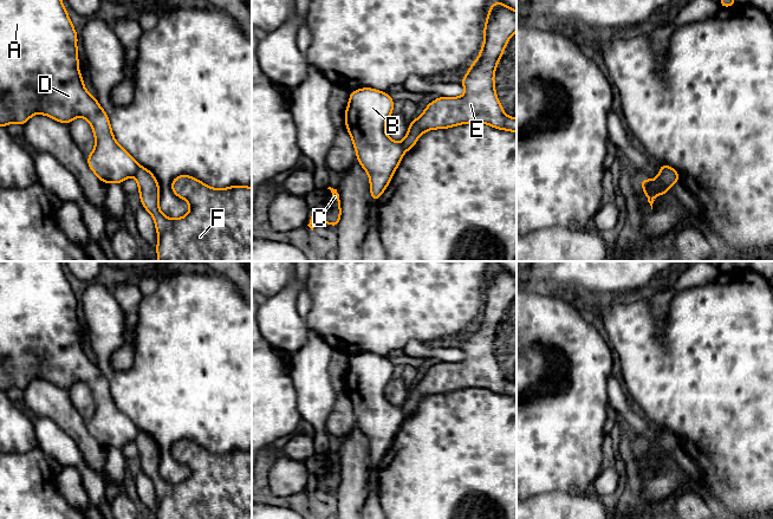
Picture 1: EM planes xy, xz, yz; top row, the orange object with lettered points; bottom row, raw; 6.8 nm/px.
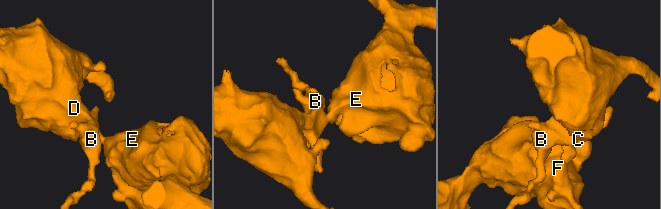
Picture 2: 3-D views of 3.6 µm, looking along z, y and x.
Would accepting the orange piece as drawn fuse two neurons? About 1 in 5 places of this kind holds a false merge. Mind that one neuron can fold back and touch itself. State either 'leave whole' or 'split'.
split

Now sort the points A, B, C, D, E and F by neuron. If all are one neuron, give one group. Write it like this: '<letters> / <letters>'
A B C D / E F

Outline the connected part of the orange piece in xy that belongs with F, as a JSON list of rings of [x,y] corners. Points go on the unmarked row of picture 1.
[[[139,430],[135,442],[142,472],[155,486],[157,519],[252,519],[252,452],[214,454],[190,440],[178,440],[170,452],[174,460],[189,468],[190,476],[182,482],[170,484],[158,472],[160,450],[152,437]]]

